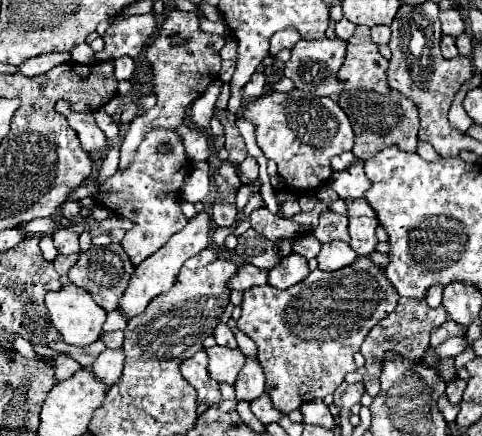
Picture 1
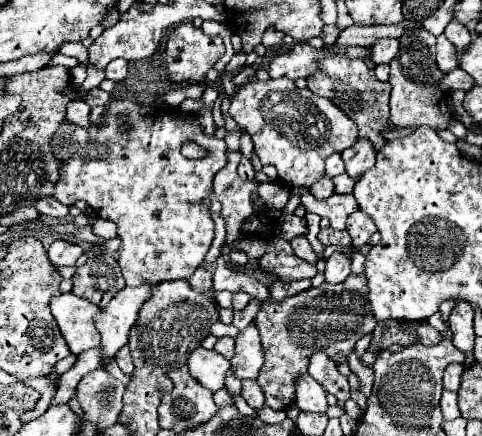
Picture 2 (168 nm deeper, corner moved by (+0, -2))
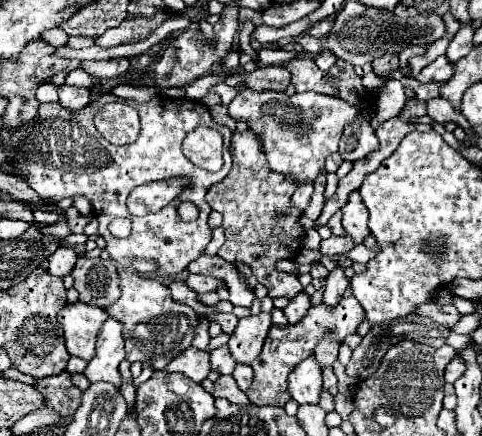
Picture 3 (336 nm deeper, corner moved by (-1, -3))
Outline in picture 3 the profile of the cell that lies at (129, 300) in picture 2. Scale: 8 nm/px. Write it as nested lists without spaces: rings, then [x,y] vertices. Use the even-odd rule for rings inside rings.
[[[109,317],[101,331],[97,333],[97,349],[95,357],[89,361],[83,371],[89,381],[109,381],[113,385],[121,385],[119,363],[125,359],[125,339],[123,339],[123,323],[115,317]]]

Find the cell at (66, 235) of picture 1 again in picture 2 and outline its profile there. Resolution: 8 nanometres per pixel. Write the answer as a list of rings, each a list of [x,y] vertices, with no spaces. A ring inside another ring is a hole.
[[[54,240],[48,248],[48,260],[54,266],[74,266],[84,250],[78,244],[70,244],[64,240]]]

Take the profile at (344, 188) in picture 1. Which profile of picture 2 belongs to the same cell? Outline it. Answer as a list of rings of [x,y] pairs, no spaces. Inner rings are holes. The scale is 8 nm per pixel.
[[[358,138],[356,144],[342,152],[346,172],[352,176],[352,180],[358,180],[366,170],[370,170],[376,164],[376,154],[378,152],[374,150],[368,138]]]

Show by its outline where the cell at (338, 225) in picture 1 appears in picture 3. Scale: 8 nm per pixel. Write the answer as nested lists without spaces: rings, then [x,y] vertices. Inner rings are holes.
[[[331,235],[329,239],[323,239],[321,241],[321,253],[323,255],[327,255],[327,257],[331,257],[331,255],[341,255],[341,253],[347,253],[347,251],[351,251],[353,249],[353,239],[349,237],[349,235],[343,235],[343,237],[335,237],[335,235]]]

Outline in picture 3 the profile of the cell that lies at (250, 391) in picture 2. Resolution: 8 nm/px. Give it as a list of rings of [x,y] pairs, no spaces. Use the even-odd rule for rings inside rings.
[[[237,365],[235,371],[233,371],[233,377],[235,377],[239,389],[247,391],[251,387],[251,383],[253,383],[253,369],[249,365]]]

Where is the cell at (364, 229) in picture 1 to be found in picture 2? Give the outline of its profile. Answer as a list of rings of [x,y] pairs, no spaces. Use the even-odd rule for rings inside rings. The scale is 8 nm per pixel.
[[[356,210],[352,212],[352,216],[348,216],[346,230],[352,238],[352,246],[358,248],[370,240],[370,236],[376,232],[376,226],[368,214],[364,214],[362,210]]]

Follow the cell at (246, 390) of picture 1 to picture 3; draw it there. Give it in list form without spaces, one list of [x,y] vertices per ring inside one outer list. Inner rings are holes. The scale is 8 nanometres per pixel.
[[[259,313],[239,319],[239,325],[229,339],[229,349],[237,363],[251,365],[259,357],[269,325],[271,325],[271,313]]]

